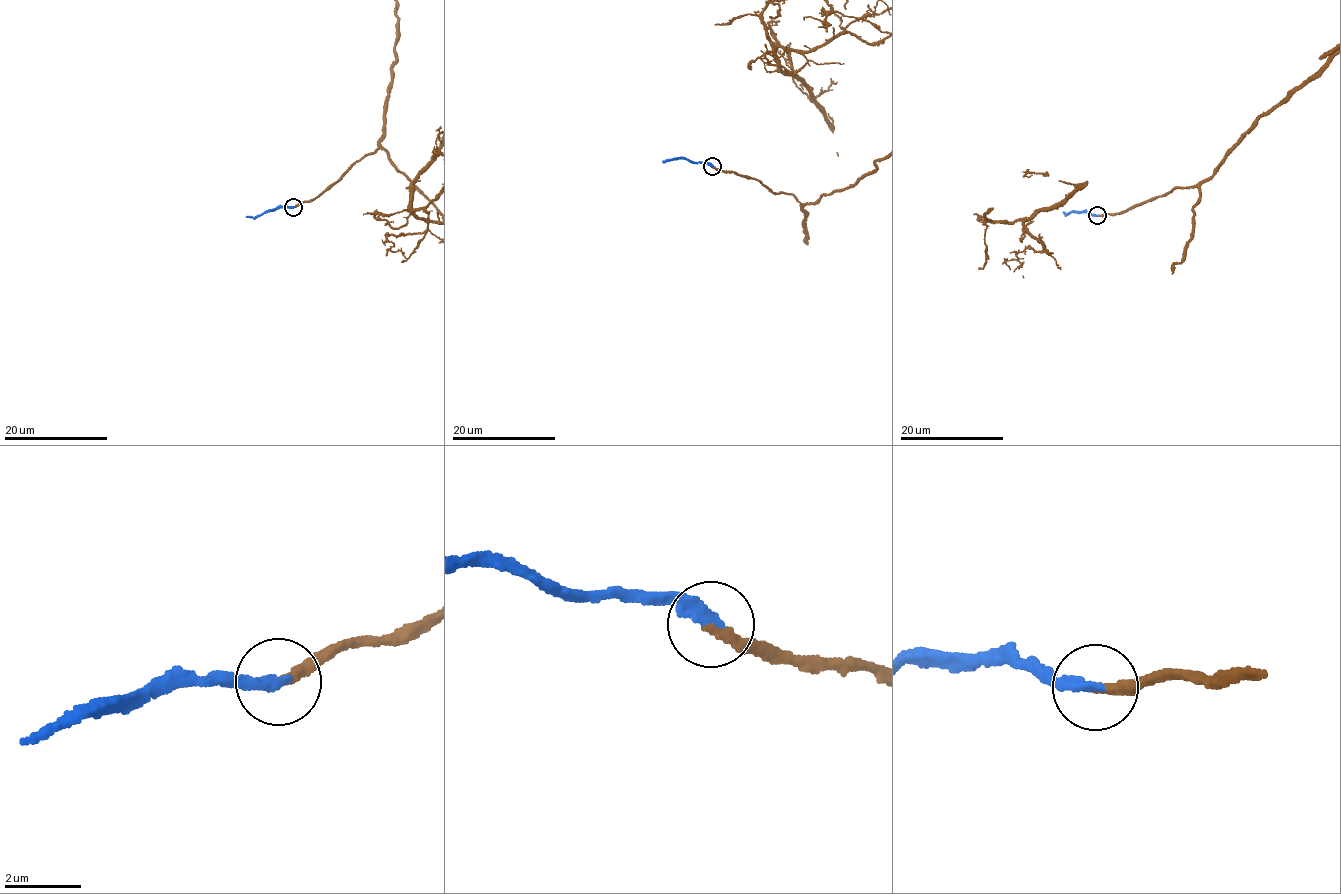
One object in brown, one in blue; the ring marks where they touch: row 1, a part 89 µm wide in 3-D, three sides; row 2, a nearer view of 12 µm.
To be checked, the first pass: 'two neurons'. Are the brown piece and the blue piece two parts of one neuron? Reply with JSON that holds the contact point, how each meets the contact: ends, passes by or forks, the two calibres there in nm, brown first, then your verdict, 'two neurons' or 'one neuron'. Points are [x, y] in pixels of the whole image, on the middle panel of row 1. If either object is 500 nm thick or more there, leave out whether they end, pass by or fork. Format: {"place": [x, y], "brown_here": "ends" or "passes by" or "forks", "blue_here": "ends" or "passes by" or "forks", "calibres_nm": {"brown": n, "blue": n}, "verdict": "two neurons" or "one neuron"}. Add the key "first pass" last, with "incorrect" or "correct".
{"place": [712, 166], "brown_here": "ends", "blue_here": "ends", "calibres_nm": {"brown": 260, "blue": 340}, "verdict": "one neuron", "first pass": "incorrect"}

